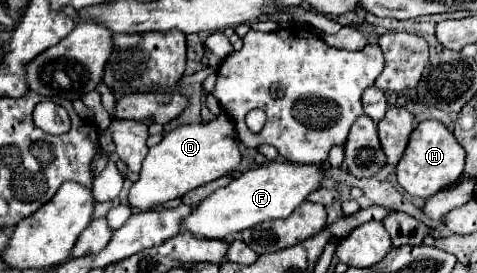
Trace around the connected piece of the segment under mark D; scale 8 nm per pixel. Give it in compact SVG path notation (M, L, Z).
M221 114L215 122L187 124L165 134L157 146L149 148L149 154L143 160L139 180L133 182L129 190L129 206L133 210L147 212L157 206L163 206L173 198L185 196L189 190L195 190L207 182L213 182L233 172L241 162L237 136L233 128L235 126L231 118L227 114Z

